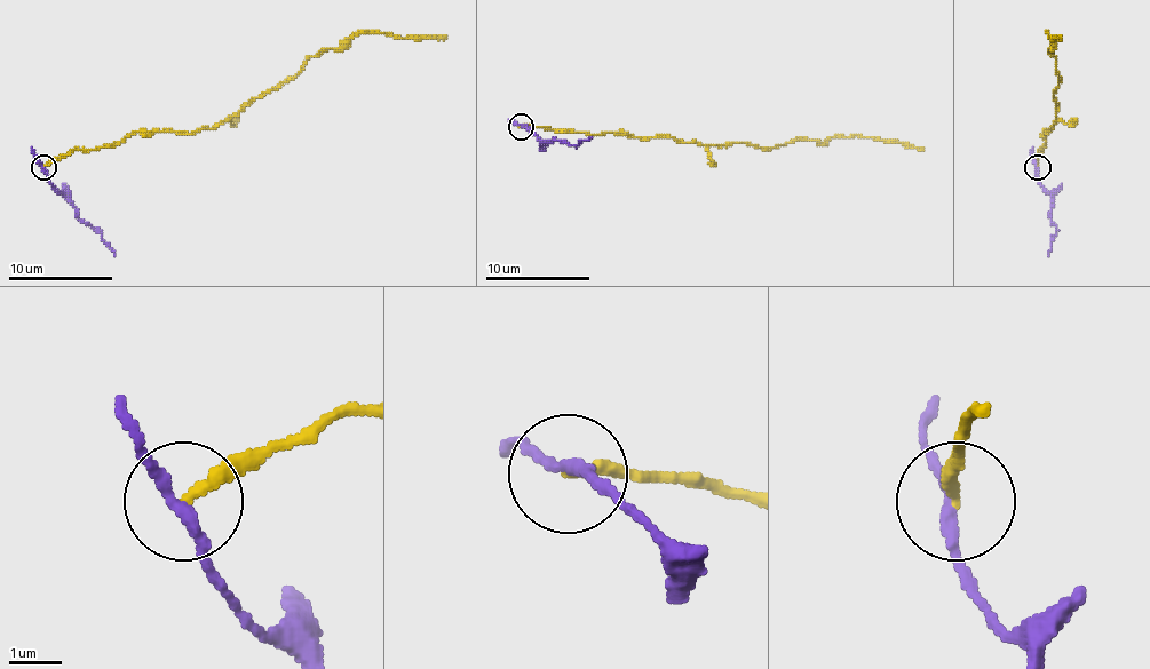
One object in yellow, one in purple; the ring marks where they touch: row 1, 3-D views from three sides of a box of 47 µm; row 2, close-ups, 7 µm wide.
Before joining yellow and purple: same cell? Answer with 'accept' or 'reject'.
reject

